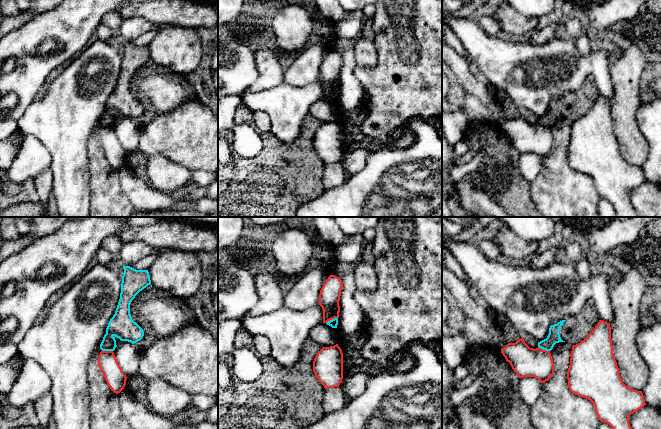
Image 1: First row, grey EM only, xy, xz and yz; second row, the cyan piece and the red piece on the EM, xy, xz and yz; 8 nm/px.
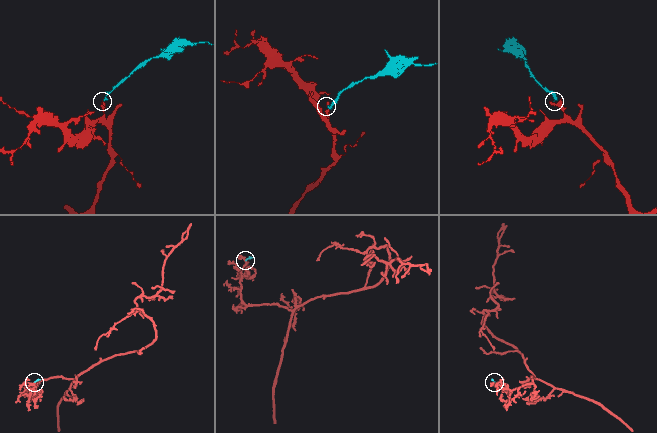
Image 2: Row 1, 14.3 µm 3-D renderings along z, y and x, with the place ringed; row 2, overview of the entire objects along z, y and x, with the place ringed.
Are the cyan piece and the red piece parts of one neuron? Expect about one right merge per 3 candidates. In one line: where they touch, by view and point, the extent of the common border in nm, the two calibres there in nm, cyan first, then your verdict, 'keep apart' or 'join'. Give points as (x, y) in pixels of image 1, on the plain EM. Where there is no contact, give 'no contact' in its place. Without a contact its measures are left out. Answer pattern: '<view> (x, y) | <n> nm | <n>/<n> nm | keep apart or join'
xz (331, 96) | 110 nm | 70/170 nm | keep apart

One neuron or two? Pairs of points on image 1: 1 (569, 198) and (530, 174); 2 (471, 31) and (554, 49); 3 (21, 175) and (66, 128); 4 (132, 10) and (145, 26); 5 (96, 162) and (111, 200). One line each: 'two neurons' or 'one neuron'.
1: two neurons
2: one neuron
3: two neurons
4: two neurons
5: one neuron

